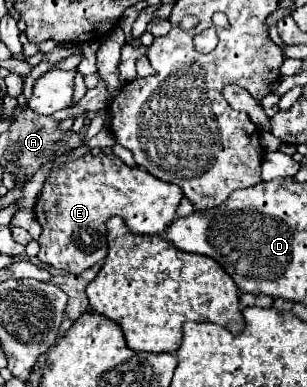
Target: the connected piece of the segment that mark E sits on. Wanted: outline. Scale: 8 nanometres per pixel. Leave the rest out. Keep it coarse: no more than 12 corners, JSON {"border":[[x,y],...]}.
{"border":[[117,155],[55,165],[37,259],[83,273],[109,217],[163,235],[183,193]]}

